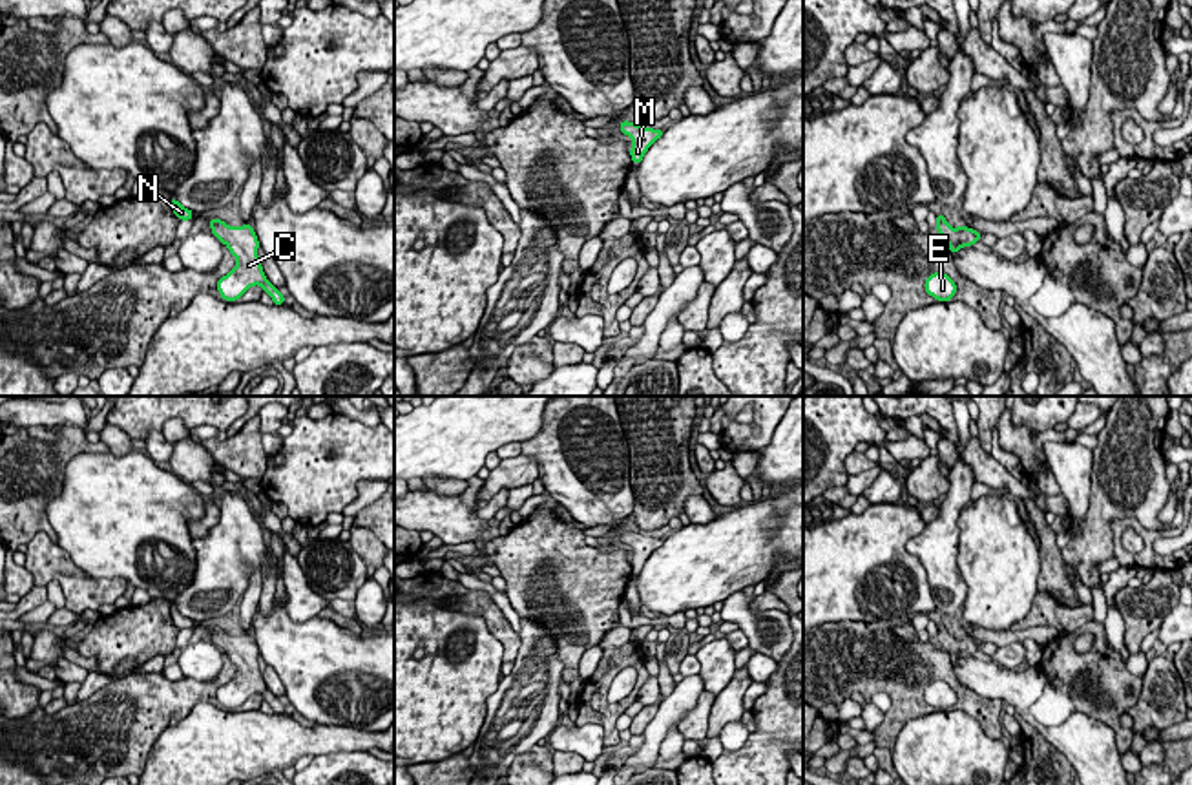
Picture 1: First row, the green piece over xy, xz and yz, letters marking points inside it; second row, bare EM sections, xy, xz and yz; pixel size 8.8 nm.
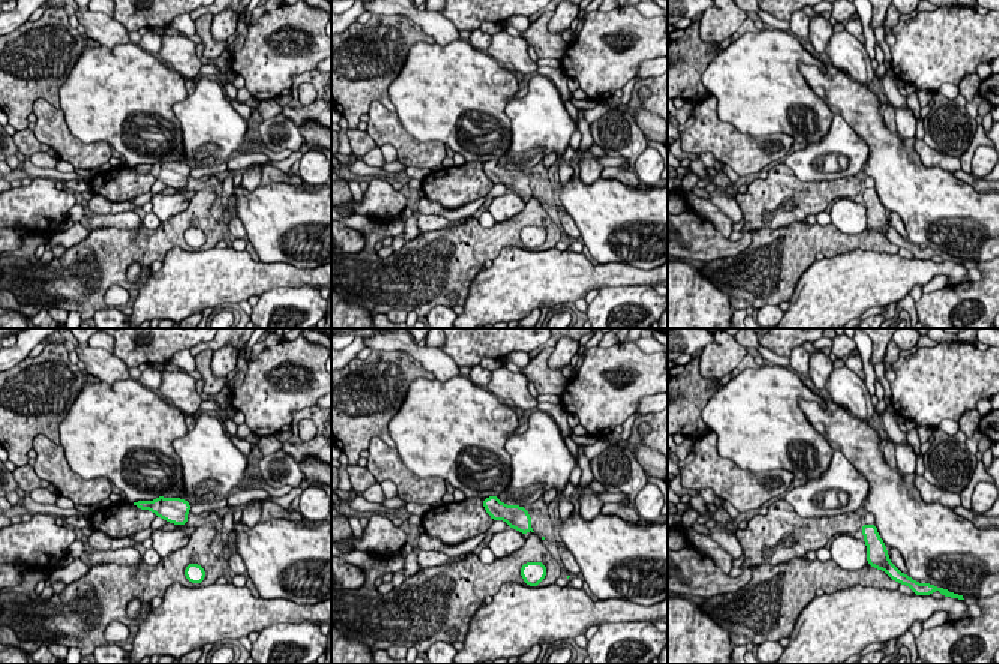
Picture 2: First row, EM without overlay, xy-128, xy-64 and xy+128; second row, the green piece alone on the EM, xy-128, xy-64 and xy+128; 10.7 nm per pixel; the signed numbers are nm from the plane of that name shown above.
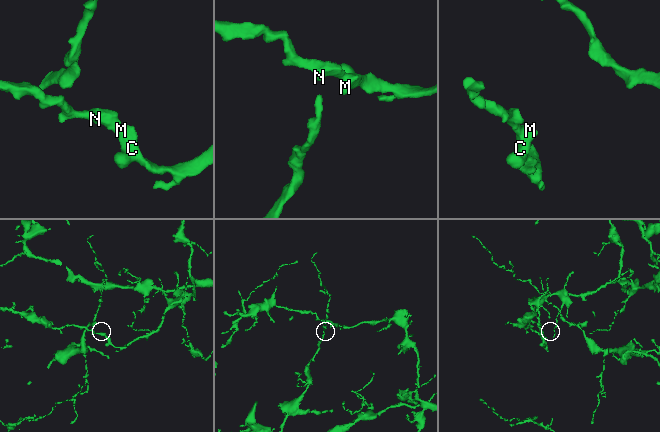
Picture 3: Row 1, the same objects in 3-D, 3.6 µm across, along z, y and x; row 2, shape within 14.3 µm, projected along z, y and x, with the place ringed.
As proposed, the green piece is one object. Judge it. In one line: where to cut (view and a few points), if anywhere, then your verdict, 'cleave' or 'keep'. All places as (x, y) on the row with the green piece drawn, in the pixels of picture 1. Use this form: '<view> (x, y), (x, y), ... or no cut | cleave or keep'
no cut | keep

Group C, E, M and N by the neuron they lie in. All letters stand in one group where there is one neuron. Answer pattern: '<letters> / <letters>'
C E M N

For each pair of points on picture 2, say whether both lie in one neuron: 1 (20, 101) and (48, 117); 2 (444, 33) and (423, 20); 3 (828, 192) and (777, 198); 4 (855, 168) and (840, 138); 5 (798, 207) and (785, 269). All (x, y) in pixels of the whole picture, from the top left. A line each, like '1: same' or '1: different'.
1: different
2: same
3: same
4: same
5: different

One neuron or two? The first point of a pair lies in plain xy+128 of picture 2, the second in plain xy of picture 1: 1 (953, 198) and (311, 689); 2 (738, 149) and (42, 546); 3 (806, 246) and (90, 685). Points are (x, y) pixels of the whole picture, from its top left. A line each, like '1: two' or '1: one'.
1: one
2: one
3: two

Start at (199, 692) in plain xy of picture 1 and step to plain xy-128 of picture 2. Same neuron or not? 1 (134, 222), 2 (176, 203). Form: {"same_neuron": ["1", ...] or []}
{"same_neuron": []}

